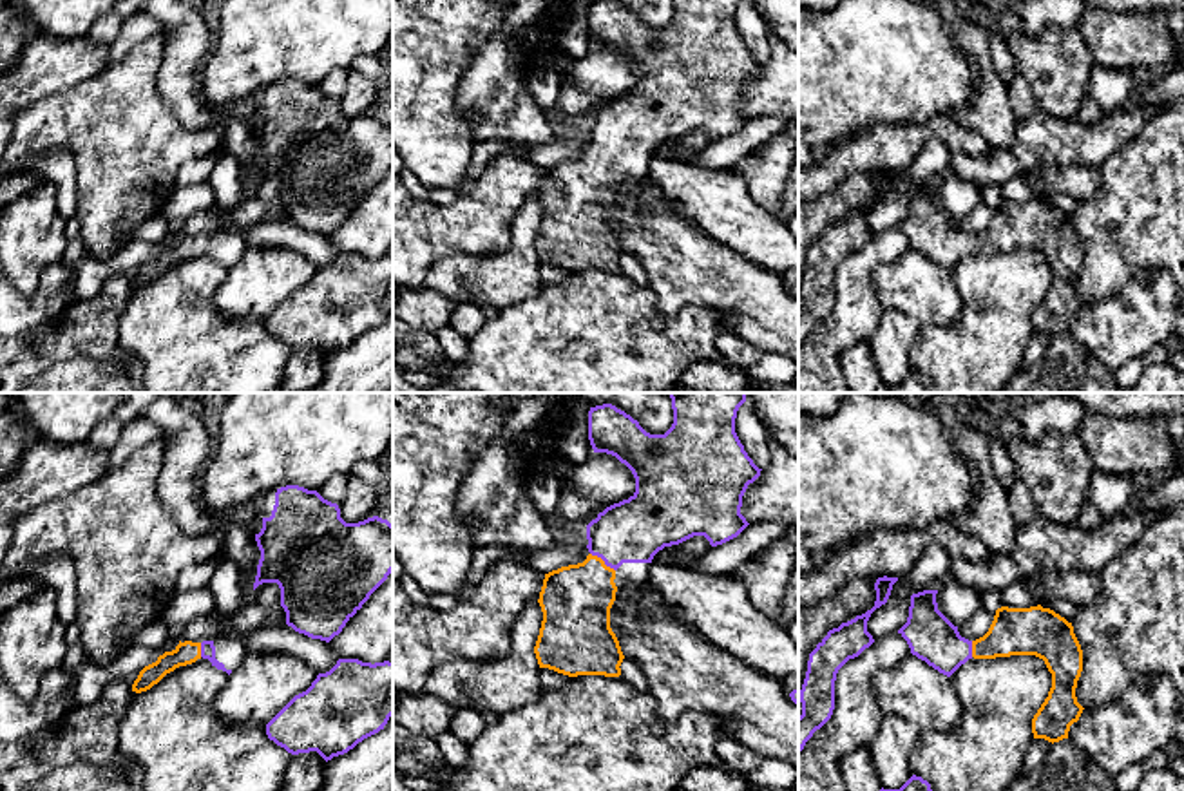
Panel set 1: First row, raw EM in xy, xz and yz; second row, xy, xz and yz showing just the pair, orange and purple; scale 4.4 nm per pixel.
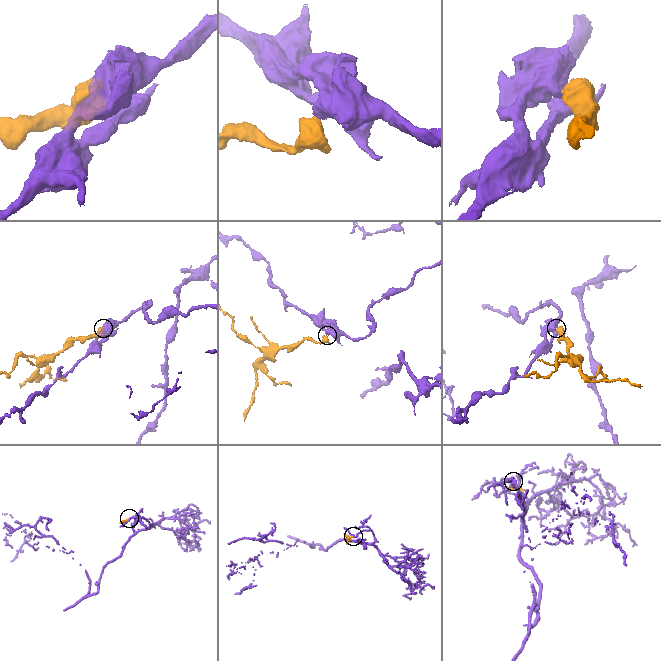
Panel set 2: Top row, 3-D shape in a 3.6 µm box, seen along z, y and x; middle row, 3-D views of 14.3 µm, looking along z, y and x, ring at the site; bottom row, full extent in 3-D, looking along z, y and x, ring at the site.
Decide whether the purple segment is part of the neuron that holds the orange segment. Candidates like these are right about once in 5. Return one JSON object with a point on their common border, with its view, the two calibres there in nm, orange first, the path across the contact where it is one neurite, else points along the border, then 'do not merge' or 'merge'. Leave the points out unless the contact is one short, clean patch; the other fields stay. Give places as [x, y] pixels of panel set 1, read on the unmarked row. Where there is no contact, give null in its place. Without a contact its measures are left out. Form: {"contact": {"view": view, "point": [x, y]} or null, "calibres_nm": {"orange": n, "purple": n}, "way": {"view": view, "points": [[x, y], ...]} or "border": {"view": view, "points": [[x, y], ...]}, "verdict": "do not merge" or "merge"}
{"contact": {"view": "xz", "point": [603, 156]}, "calibres_nm": {"orange": 320, "purple": 280}, "way": {"view": "xz", "points": [[576, 194], [589, 181], [603, 156], [632, 125]]}, "verdict": "merge"}

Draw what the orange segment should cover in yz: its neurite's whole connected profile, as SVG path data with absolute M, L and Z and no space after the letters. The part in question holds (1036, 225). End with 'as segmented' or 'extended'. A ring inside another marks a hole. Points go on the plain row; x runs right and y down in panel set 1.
M923 185L911 190L907 217L898 224L911 248L947 272L972 252L1036 250L1043 253L1052 268L1052 282L1032 313L1032 328L1034 333L1052 338L1068 333L1070 320L1084 304L1075 291L1083 244L1072 217L1041 199L1001 201L988 226L969 235L938 205L936 188L938 185Z | extended

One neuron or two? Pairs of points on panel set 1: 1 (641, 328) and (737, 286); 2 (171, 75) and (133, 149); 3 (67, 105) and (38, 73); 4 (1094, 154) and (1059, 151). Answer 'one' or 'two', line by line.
1: two
2: two
3: two
4: one

